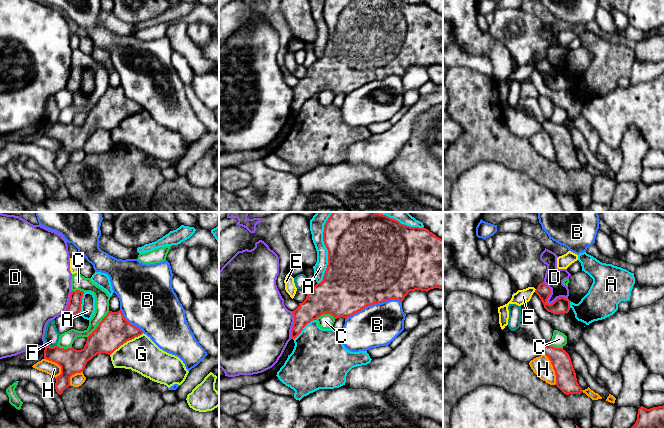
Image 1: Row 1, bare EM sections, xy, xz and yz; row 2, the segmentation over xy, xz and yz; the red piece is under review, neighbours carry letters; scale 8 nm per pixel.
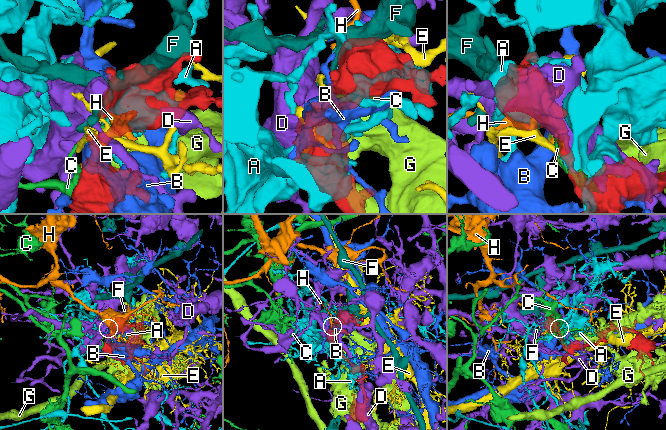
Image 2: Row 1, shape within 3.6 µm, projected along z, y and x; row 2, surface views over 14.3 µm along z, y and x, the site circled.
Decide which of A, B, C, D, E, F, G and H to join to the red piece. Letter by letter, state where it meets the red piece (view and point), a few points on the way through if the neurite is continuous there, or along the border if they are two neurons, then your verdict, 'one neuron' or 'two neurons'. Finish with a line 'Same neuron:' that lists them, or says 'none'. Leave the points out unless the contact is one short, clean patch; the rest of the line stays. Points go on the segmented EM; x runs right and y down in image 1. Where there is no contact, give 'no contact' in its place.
A: contact xz (326, 247); two neurons
B: contact xz (373, 303); two neurons
C: contact xy (99, 324); two neurons
D: contact yz (546, 302); two neurons
E: contact yz (535, 290); two neurons
F: contact xy (51, 347); two neurons
G: contact xy (126, 341); two neurons
H: contact yz (553, 368); two neurons
Same neuron: none

